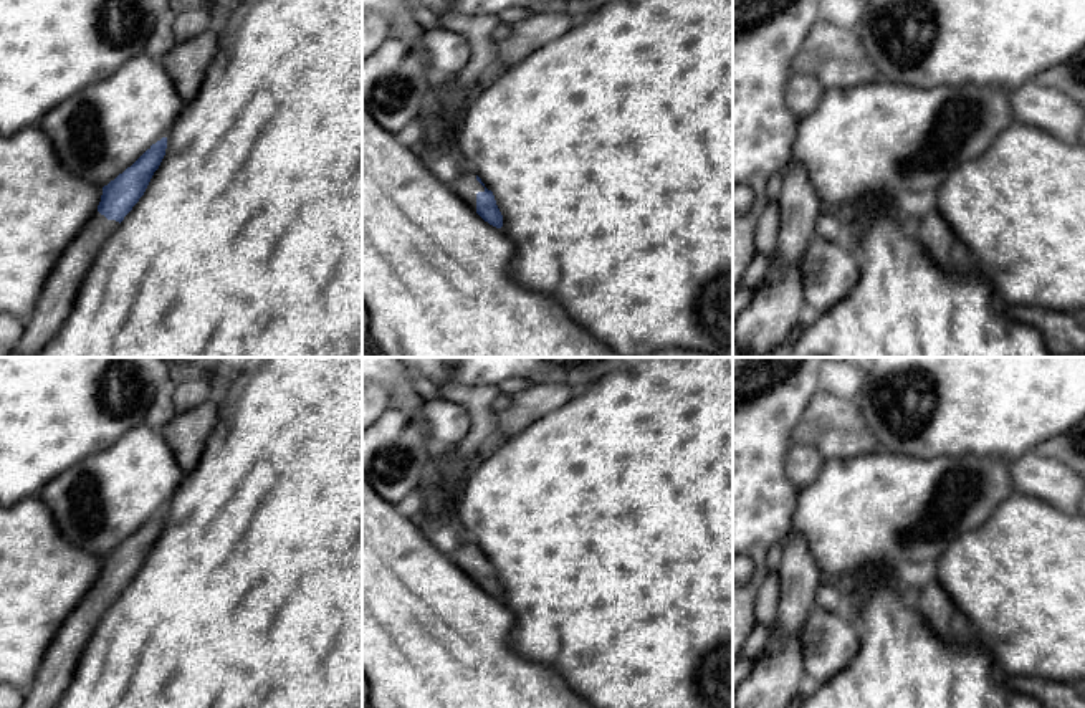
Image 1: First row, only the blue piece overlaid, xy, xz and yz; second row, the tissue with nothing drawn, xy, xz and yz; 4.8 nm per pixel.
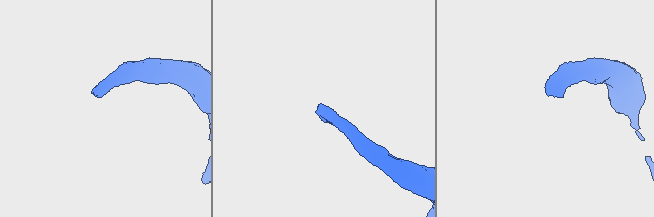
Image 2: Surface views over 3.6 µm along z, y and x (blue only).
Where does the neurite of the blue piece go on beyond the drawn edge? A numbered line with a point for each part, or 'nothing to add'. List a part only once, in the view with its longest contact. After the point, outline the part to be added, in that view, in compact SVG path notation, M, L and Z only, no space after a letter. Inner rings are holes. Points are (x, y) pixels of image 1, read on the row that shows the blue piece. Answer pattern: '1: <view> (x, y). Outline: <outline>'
1: xz (467, 186). Outline: M465 170L453 184L448 185L473 212L476 212L476 194L485 187L476 180L476 174Z

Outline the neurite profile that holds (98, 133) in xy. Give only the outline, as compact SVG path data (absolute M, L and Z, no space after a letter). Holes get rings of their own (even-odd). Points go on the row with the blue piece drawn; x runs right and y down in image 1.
M146 51L40 121L65 169L104 187L165 137L184 109L164 65Z

